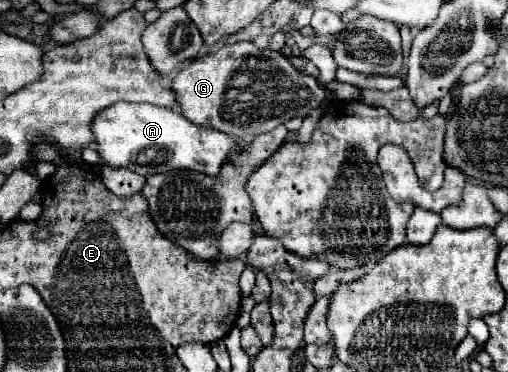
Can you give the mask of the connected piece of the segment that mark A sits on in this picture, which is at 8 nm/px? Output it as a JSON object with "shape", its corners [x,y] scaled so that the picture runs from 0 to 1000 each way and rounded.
{"shape":[[[224,277],[201,293],[181,325],[181,358],[185,358],[185,401],[193,406],[205,444],[220,454],[256,454],[283,476],[303,465],[327,465],[339,454],[378,454],[406,470],[429,470],[453,401],[472,395],[445,358],[390,341],[374,331],[370,320],[362,320],[362,309],[346,293],[327,293],[327,288],[295,282],[295,277]]]}

